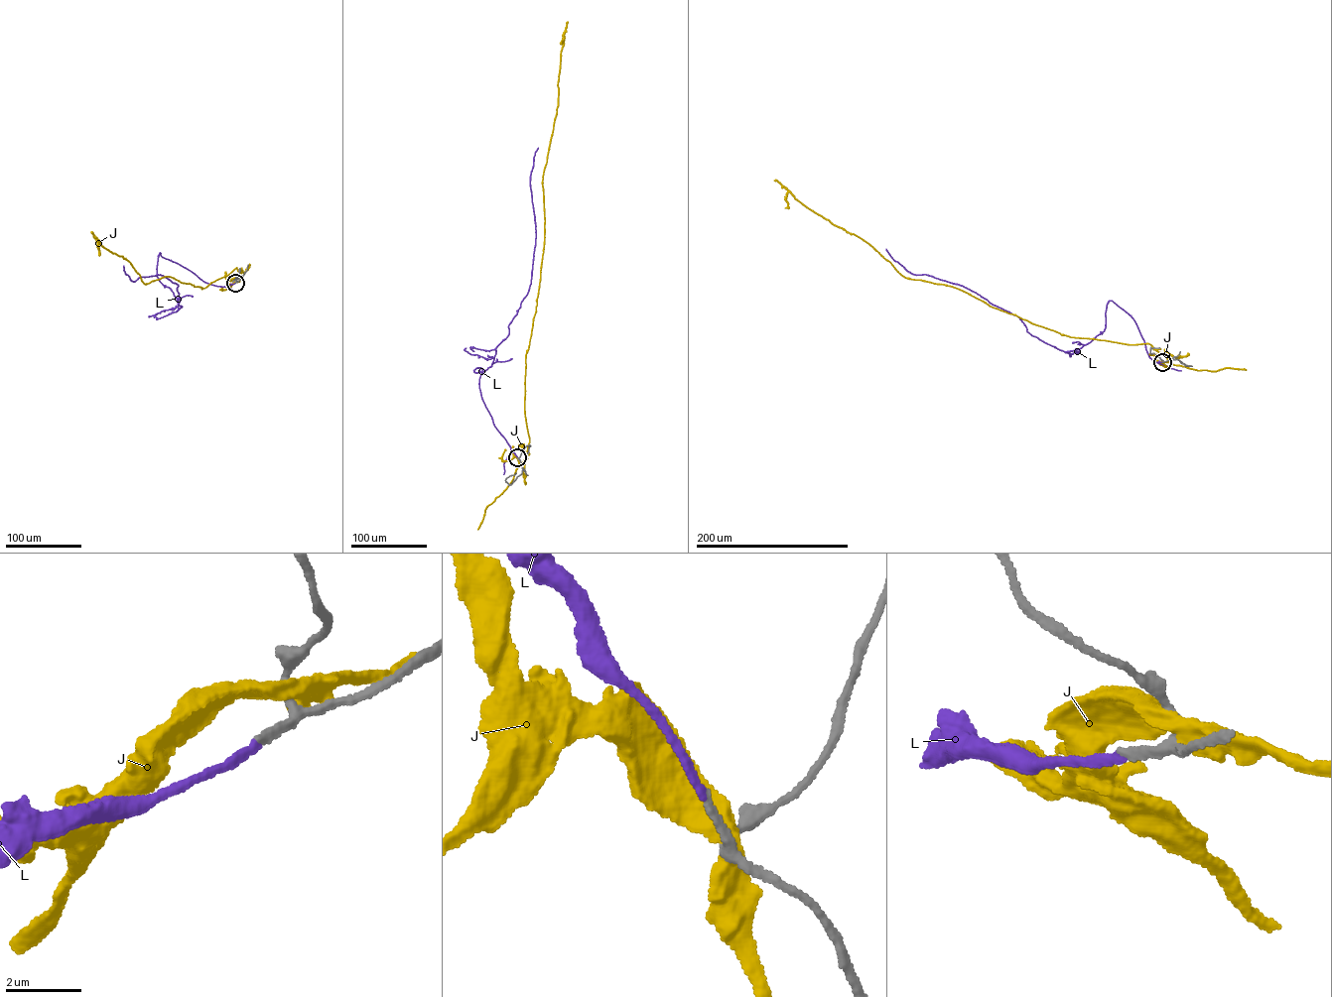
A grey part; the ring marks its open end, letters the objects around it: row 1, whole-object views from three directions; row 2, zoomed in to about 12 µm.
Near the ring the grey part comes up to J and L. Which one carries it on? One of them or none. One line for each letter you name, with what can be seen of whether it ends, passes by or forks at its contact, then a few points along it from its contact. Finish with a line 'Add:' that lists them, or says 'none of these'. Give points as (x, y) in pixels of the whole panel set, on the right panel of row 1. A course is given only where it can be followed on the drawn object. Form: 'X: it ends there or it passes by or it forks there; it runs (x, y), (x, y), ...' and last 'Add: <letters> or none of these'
L: it ends there; it runs (1162, 362), (1149, 356), (1133, 318), (1111, 301), (1104, 330), (1064, 351), (963, 286), (909, 272), (886, 249)
Add: L

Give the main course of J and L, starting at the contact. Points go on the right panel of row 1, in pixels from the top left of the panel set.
J: (1163, 361), (1166, 357), (1148, 343), (1062, 334), (952, 286), (905, 278), (872, 247), (790, 191), (785, 208)
L: (1162, 362), (1149, 356), (1133, 318), (1111, 301), (1104, 330), (1064, 351), (963, 286), (909, 272), (886, 249)

